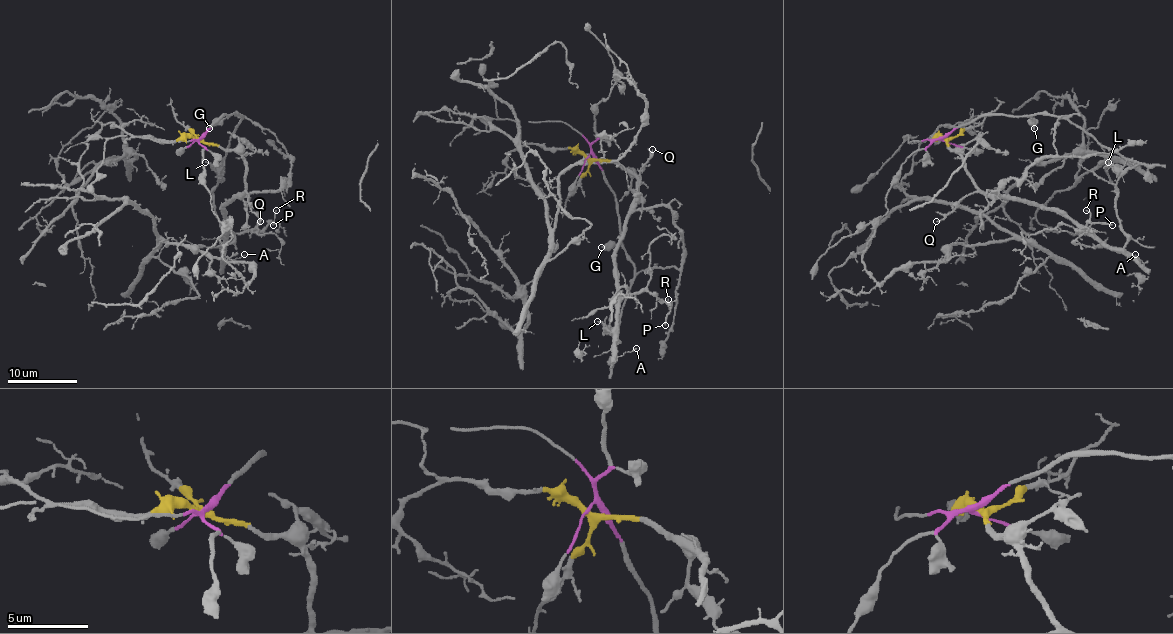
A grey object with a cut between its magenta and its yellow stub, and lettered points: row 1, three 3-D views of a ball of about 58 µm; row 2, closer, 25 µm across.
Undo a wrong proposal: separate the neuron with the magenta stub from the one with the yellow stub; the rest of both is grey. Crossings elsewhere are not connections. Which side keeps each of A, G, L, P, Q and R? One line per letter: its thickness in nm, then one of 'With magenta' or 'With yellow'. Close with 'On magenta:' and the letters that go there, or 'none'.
A: Thickness 110 nm. With yellow
G: Thickness 320 nm. With magenta
L: Thickness 160 nm. With magenta
P: Thickness 170 nm. With yellow
Q: Thickness 140 nm. With yellow
R: Thickness 150 nm. With yellow
On magenta: G, L

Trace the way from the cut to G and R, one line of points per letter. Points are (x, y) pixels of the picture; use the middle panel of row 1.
G: (588, 156), (602, 170), (604, 180), (614, 194), (619, 241), (602, 247)
R: (588, 158), (611, 159), (637, 180), (633, 212), (616, 252), (616, 290), (623, 295), (654, 292), (668, 299)

